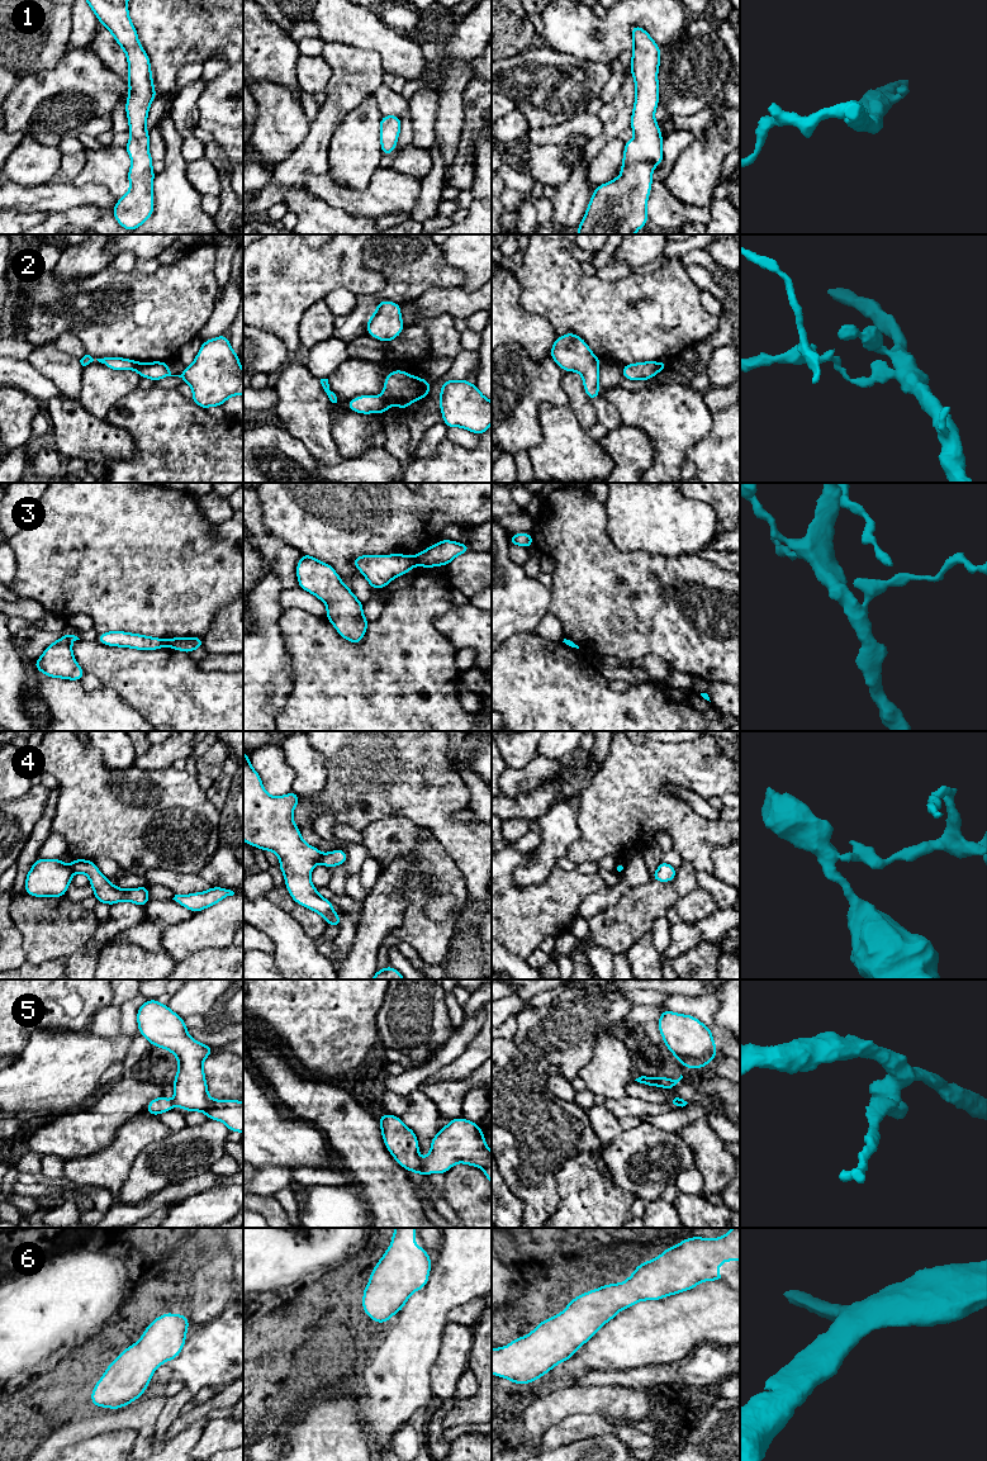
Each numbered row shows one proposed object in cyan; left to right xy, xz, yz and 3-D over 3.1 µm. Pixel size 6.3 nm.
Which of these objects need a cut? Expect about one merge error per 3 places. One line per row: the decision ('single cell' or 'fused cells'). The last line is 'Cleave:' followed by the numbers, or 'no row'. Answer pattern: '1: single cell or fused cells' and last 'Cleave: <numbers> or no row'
1: single cell
2: fused cells
3: fused cells
4: fused cells
5: fused cells
6: single cell
Cleave: 2, 3, 4, 5

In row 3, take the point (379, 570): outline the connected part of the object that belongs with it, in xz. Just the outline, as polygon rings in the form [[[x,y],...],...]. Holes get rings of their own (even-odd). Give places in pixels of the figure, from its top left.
[[[362,555],[352,560],[352,564],[367,579],[370,588],[381,589],[394,578],[407,574],[416,566],[414,558],[409,555]]]

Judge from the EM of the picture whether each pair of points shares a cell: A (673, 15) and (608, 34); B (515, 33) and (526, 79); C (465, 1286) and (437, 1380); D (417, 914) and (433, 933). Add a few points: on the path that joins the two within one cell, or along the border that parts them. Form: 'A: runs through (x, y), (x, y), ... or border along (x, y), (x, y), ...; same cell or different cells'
A: runs through (656, 15), (627, 15), (625, 18); same cell
B: border along (531, 46), (504, 58); different cells
C: border along (449, 1320), (442, 1332), (439, 1350); different cells
D: runs through (420, 919), (428, 928); same cell

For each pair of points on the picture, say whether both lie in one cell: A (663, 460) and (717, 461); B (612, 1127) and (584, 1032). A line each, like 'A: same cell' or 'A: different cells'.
A: different cells
B: different cells

